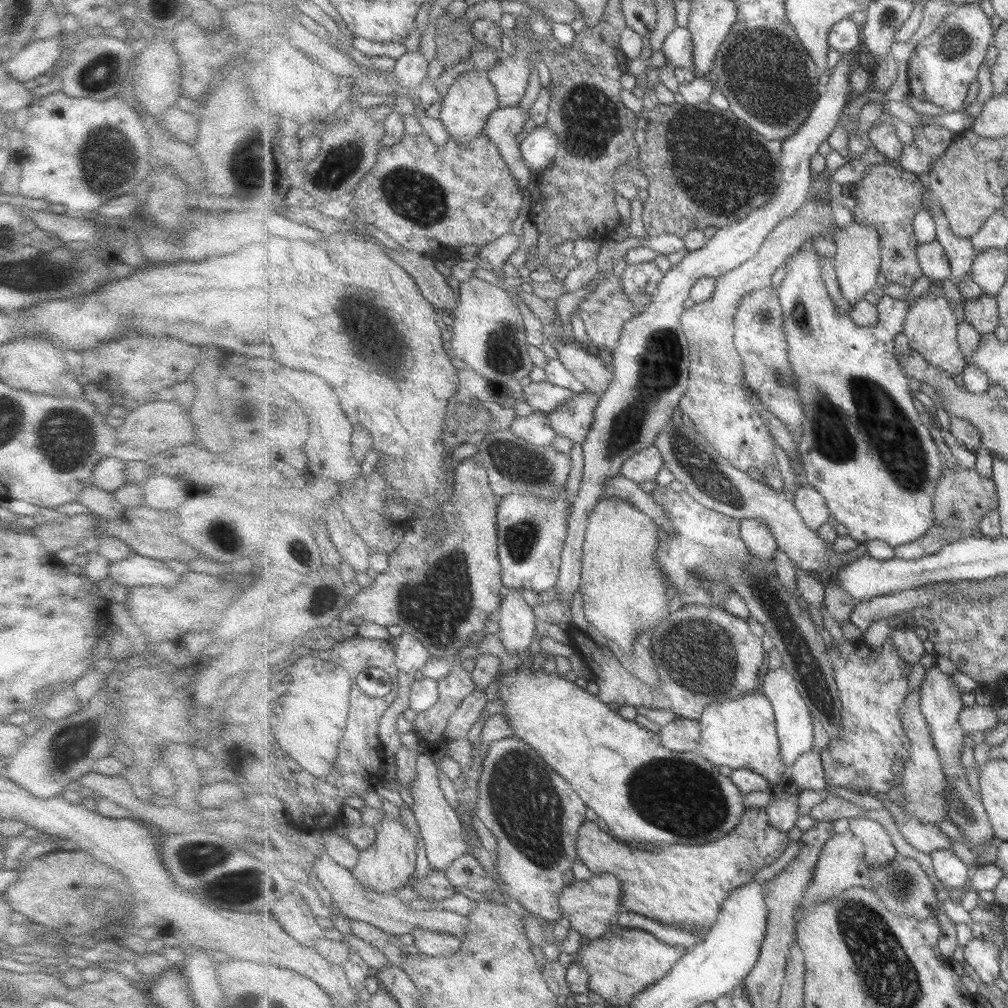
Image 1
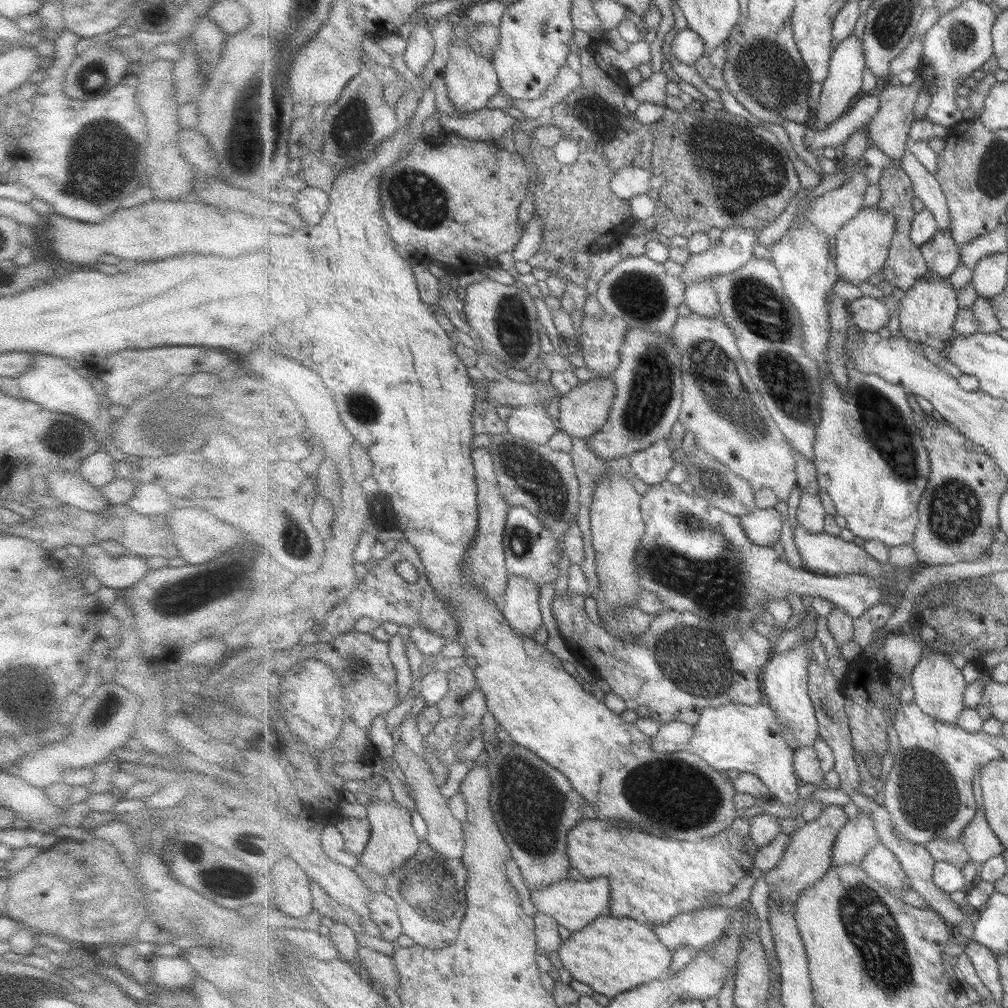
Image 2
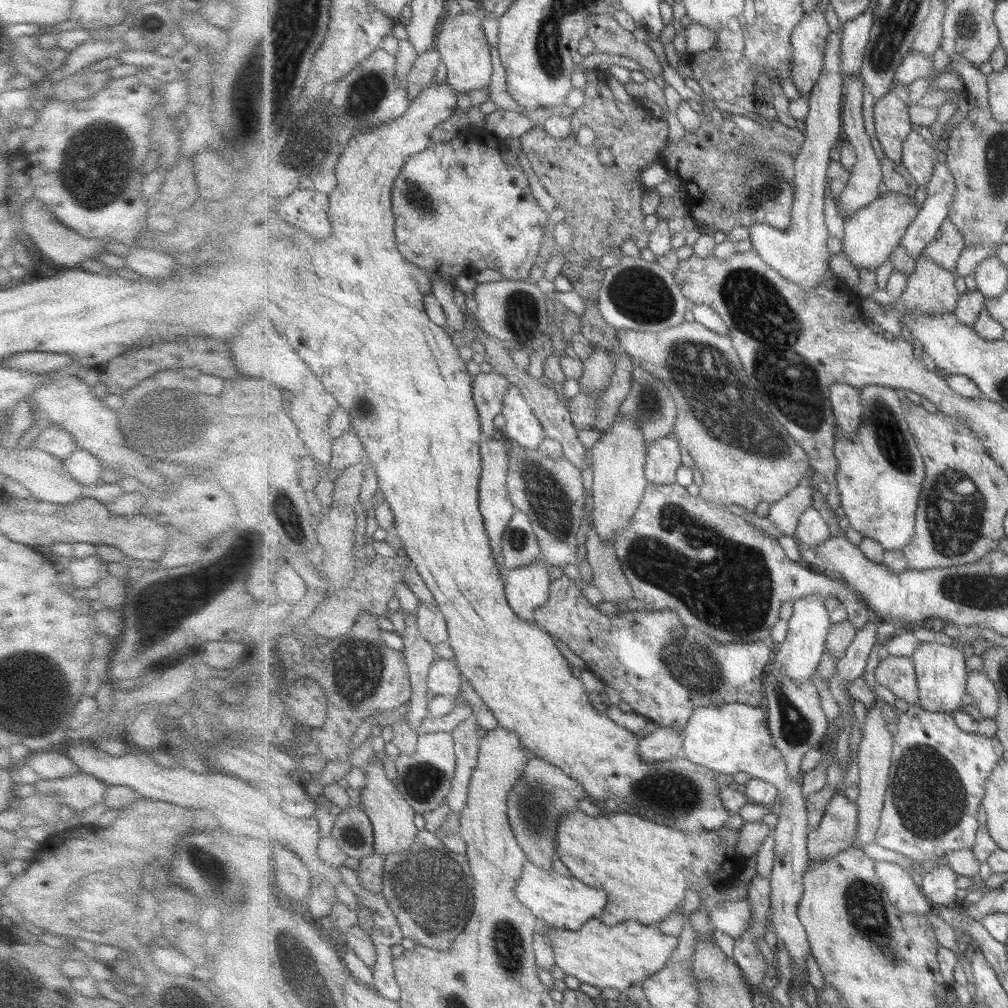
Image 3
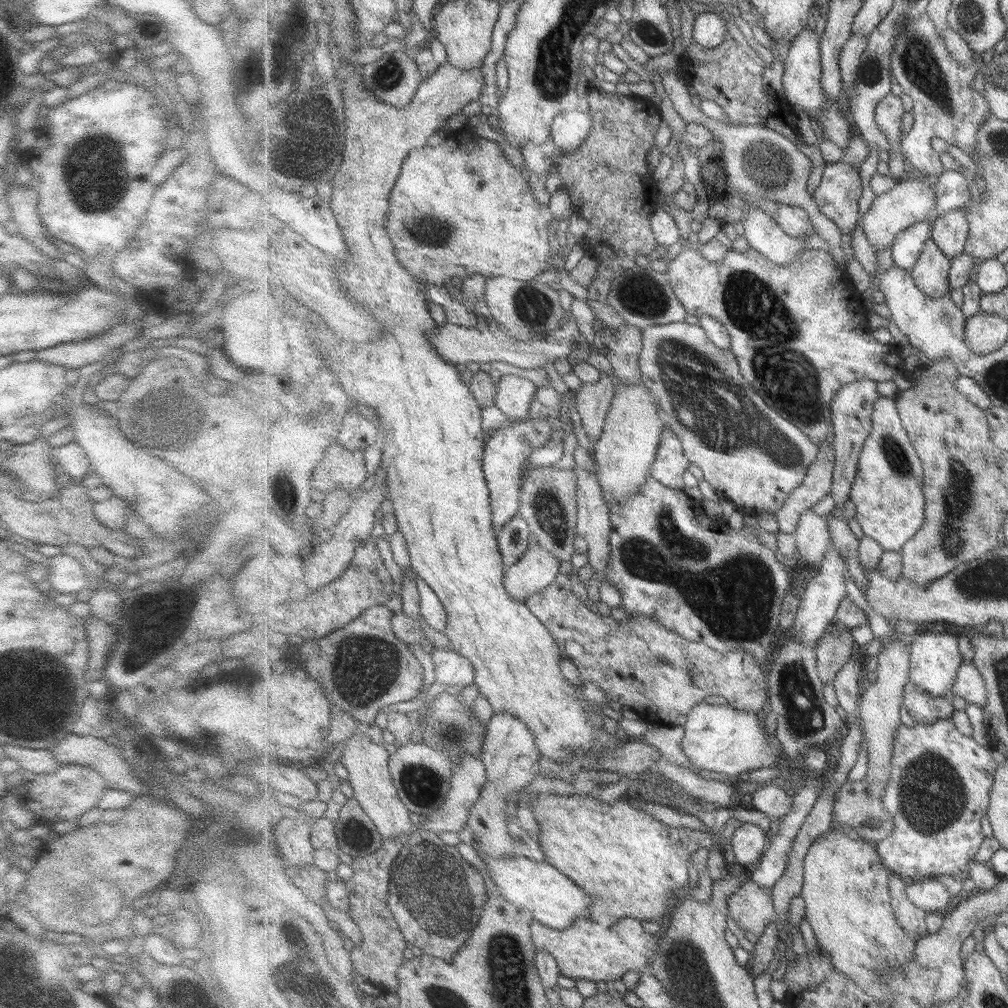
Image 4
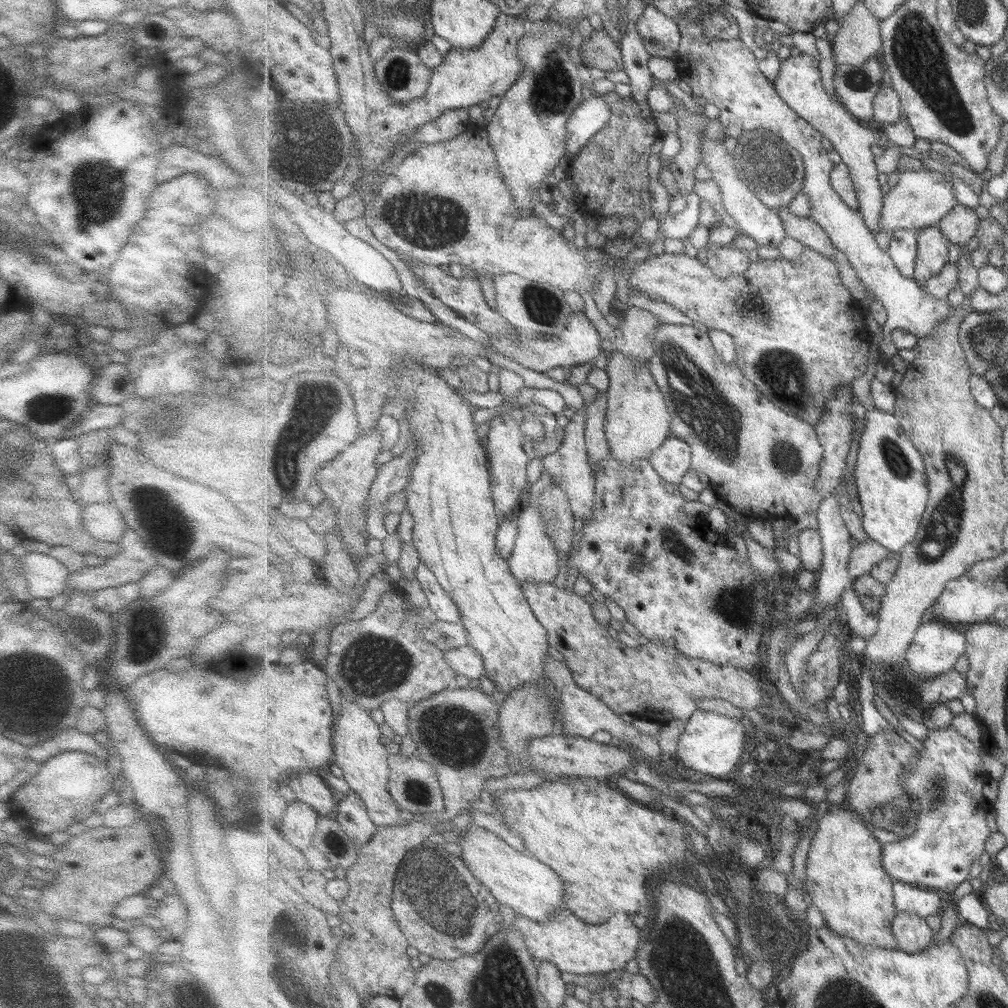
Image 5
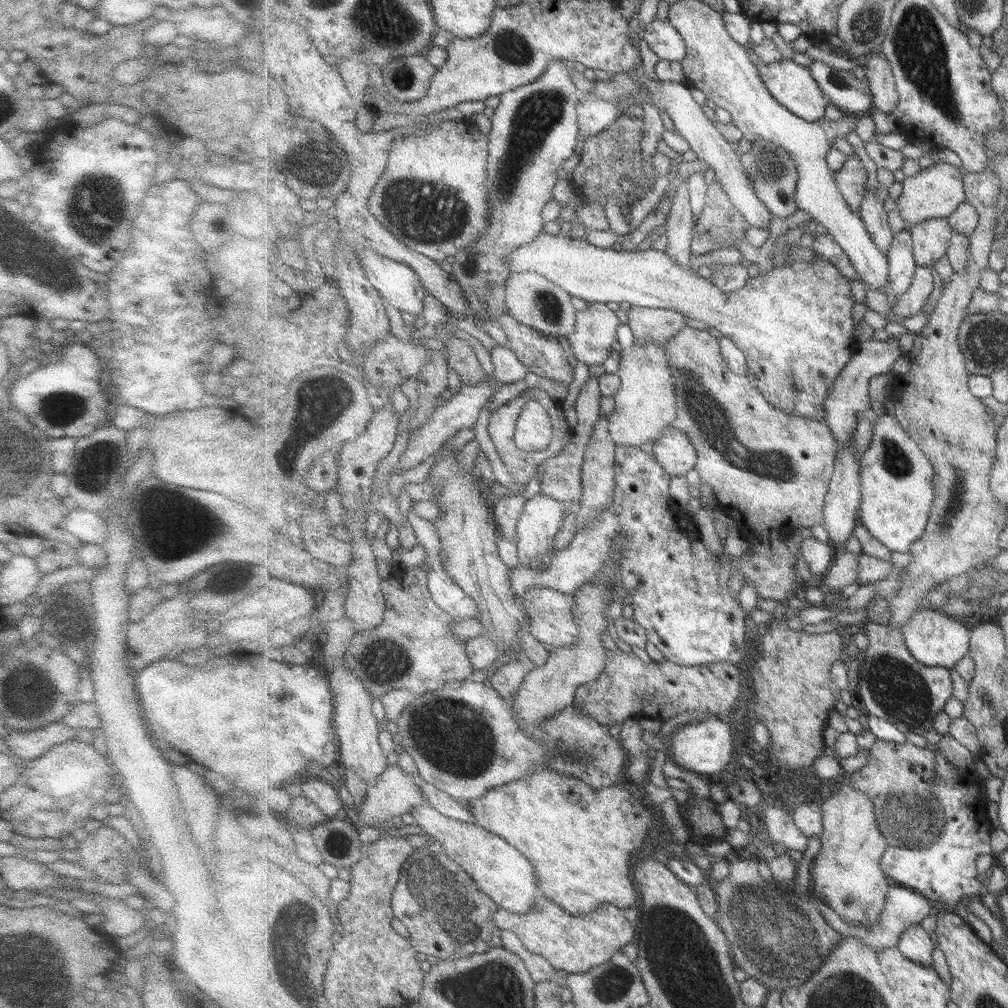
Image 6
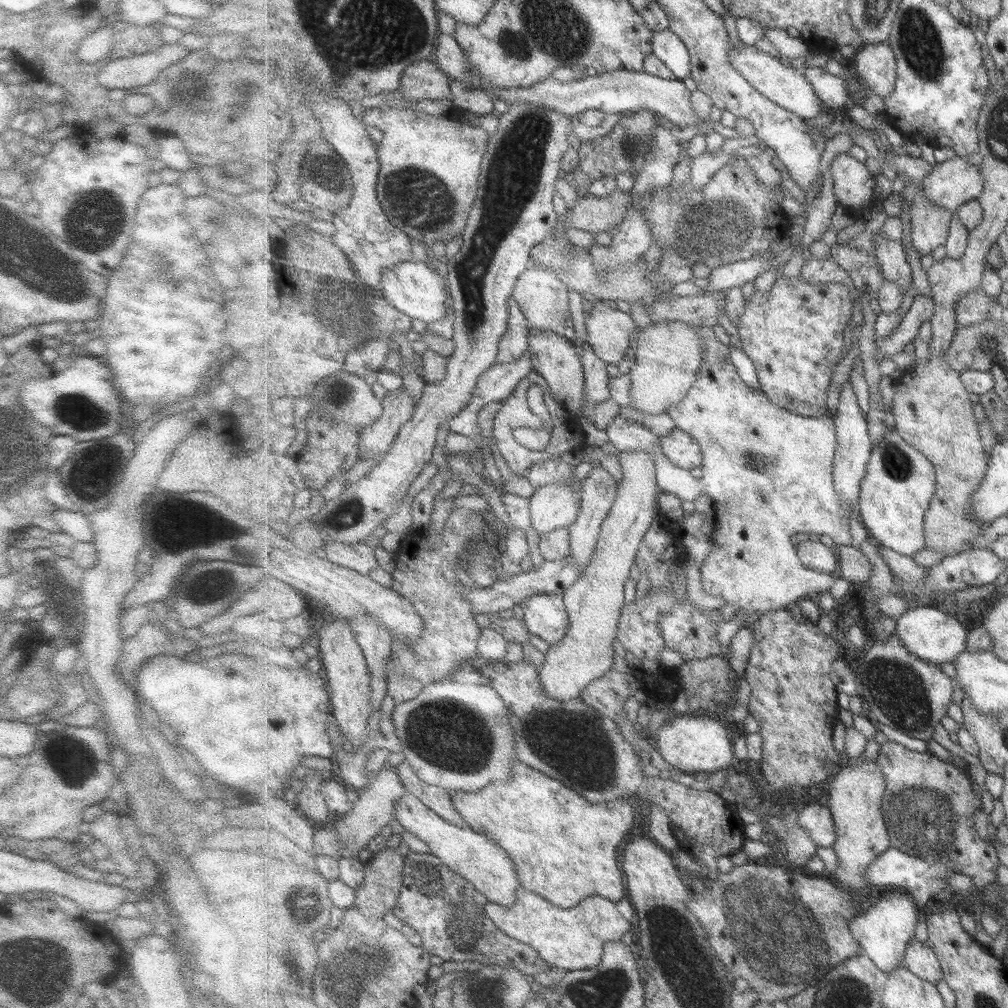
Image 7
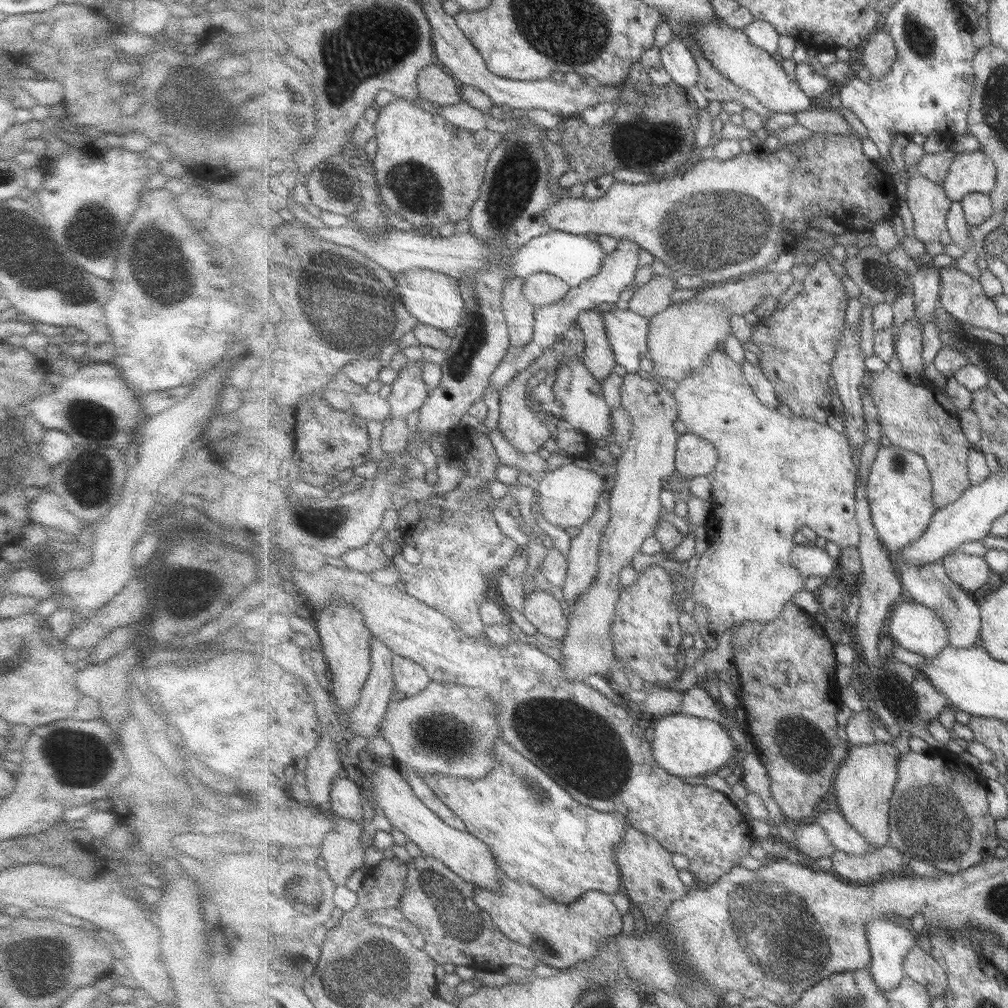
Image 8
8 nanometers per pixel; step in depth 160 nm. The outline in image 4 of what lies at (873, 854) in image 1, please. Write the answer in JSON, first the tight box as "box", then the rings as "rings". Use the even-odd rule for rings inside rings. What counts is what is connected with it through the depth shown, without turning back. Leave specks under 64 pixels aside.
{"box":[890,872,930,941],"rings":[[[890,872],[890,893],[892,894],[892,906],[899,924],[912,936],[915,941],[930,934],[926,923],[928,912],[915,906],[906,895],[908,880]]]}

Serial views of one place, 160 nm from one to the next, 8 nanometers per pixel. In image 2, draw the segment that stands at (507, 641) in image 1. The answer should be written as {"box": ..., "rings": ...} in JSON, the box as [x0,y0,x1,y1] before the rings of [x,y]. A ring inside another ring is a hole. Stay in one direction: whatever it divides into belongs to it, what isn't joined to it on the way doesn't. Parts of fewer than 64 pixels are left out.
{"box":[497,575,543,637],"rings":[[[515,575],[510,577],[509,588],[497,603],[510,625],[520,635],[533,637],[539,630],[538,626],[543,624],[539,598],[539,586],[531,579]]]}

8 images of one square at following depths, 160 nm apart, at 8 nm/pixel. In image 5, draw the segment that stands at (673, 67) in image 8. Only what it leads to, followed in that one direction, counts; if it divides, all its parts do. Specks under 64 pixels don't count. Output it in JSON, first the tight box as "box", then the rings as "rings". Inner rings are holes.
{"box":[638,5,682,60],"rings":[[[649,5],[638,20],[638,29],[653,57],[677,60],[682,30],[675,19]]]}

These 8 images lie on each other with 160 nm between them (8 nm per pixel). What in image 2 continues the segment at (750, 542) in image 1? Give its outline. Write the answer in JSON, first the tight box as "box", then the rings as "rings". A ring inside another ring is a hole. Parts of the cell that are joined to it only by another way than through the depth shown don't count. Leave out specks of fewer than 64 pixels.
{"box":[742,508,783,546],"rings":[[[775,508],[753,509],[742,516],[742,525],[748,537],[759,546],[775,546],[783,532],[783,518]]]}

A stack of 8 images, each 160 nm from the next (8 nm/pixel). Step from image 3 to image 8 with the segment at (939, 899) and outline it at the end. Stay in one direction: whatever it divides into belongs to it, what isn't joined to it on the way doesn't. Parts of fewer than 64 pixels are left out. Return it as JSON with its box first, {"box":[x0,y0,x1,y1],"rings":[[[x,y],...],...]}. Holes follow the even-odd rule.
{"box":[867,918,917,990],"rings":[[[888,918],[876,920],[867,927],[870,940],[870,971],[881,990],[895,990],[906,977],[904,962],[910,950],[917,944],[917,936],[911,932],[909,920],[905,918]]]}

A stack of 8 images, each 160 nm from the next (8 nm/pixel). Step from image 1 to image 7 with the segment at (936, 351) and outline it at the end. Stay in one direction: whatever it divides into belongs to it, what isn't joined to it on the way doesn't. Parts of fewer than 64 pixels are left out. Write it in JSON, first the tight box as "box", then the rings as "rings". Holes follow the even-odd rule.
{"box":[911,183,954,257],"rings":[[[921,183],[911,208],[911,240],[915,250],[924,257],[937,250],[939,246],[945,246],[951,232],[954,214],[943,206],[929,202]]]}

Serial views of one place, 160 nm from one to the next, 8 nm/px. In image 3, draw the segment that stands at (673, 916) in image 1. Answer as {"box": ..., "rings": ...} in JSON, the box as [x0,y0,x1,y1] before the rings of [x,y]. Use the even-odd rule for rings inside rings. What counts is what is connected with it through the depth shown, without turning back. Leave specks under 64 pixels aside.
{"box":[556,808,746,926],"rings":[[[607,808],[602,809],[601,816],[587,816],[581,810],[573,810],[569,814],[563,814],[559,829],[557,829],[558,841],[556,846],[557,856],[569,866],[575,878],[581,882],[587,882],[587,886],[595,886],[607,892],[609,904],[603,913],[596,916],[607,926],[617,926],[627,921],[637,921],[645,926],[656,926],[661,920],[665,920],[679,908],[679,902],[685,898],[687,890],[701,892],[703,895],[711,895],[719,892],[729,884],[735,884],[736,877],[742,872],[746,861],[735,852],[738,845],[740,831],[695,831],[692,833],[681,832],[675,828],[669,828],[665,824],[657,824],[651,820],[645,820],[641,816],[629,816],[629,814],[605,814]]]}

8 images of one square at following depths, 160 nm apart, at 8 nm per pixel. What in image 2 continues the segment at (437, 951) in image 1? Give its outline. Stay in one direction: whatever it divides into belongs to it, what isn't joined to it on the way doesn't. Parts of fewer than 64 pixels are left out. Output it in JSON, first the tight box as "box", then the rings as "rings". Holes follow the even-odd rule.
{"box":[386,840,468,949],"rings":[[[426,840],[418,853],[401,868],[386,876],[386,893],[398,904],[402,931],[418,945],[442,949],[459,940],[468,907],[466,882],[468,868],[462,859],[440,855]]]}

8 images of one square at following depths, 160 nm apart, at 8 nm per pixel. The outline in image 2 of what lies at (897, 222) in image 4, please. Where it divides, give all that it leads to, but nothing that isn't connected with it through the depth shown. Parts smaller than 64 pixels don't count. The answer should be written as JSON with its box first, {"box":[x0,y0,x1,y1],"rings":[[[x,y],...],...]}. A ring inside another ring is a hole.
{"box":[835,207,897,287],"rings":[[[865,207],[859,215],[847,221],[836,236],[835,264],[840,280],[861,287],[868,283],[869,278],[877,272],[882,272],[889,258],[891,244],[897,231],[897,218],[887,210]]]}

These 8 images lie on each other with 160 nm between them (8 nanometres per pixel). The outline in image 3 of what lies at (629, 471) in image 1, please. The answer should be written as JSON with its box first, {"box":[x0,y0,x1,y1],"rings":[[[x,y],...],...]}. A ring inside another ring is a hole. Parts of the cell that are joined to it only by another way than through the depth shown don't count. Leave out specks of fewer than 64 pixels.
{"box":[646,434,681,485],"rings":[[[674,434],[649,442],[646,462],[646,478],[657,485],[676,484],[681,466],[680,442]]]}

